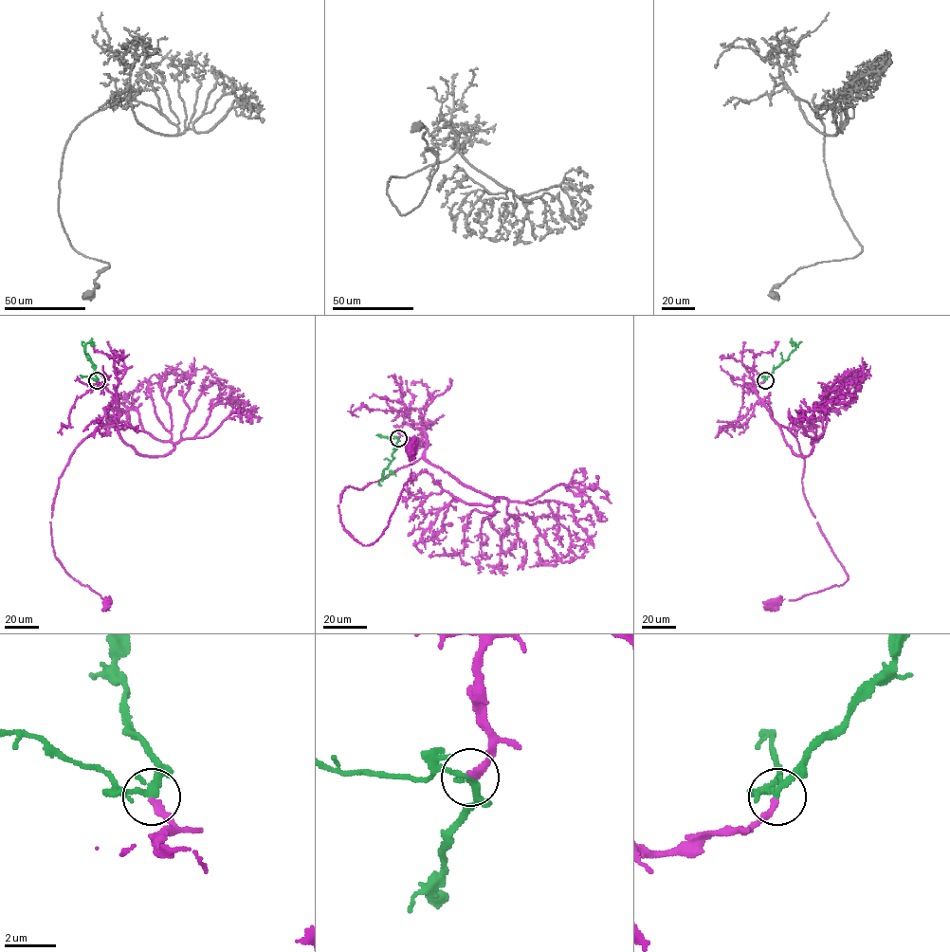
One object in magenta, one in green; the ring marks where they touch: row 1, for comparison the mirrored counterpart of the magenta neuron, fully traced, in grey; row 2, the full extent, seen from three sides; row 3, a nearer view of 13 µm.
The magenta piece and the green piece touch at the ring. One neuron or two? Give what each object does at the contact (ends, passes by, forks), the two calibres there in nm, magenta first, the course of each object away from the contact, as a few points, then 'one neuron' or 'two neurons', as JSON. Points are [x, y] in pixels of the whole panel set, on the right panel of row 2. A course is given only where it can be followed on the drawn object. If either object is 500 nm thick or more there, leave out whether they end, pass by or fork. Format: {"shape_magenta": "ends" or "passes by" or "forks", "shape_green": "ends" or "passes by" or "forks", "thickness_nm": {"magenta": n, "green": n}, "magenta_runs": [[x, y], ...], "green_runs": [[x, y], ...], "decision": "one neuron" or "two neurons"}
{"shape_magenta": "ends", "shape_green": "passes by", "thickness_nm": {"magenta": 280, "green": 240}, "magenta_runs": [[765, 380], [754, 385], [758, 398], [796, 439], [805, 461], [805, 499], [848, 576], [841, 585], [774, 603]], "green_runs": [[765, 380], [788, 357], [795, 347], [794, 342], [794, 345]], "decision": "one neuron"}

